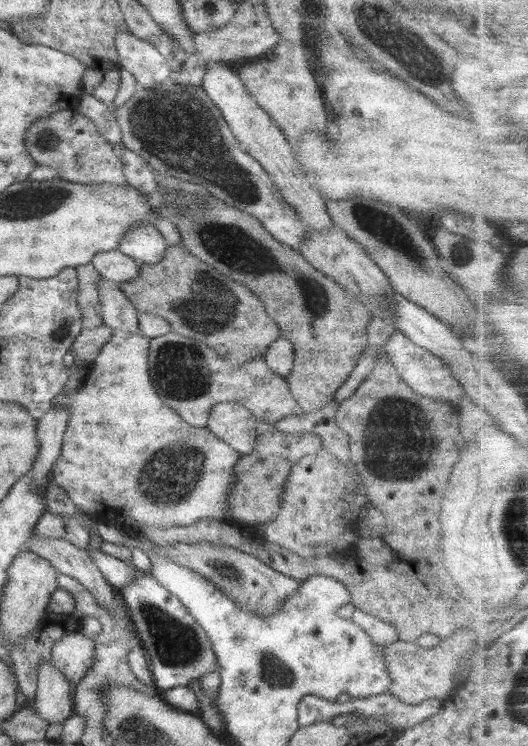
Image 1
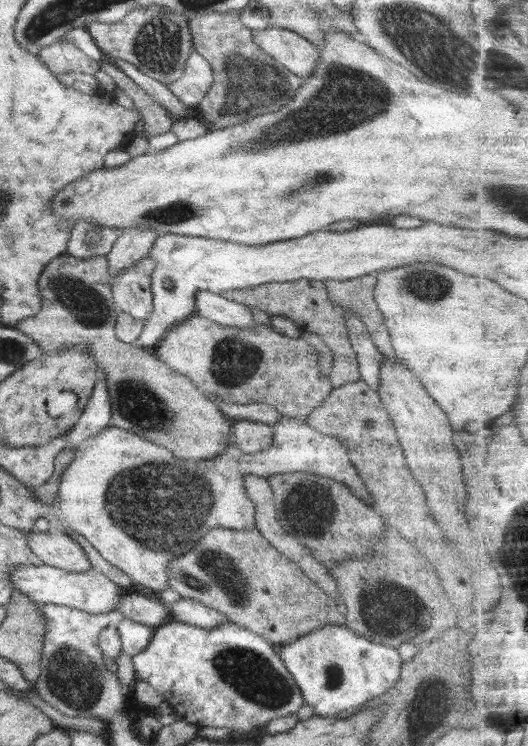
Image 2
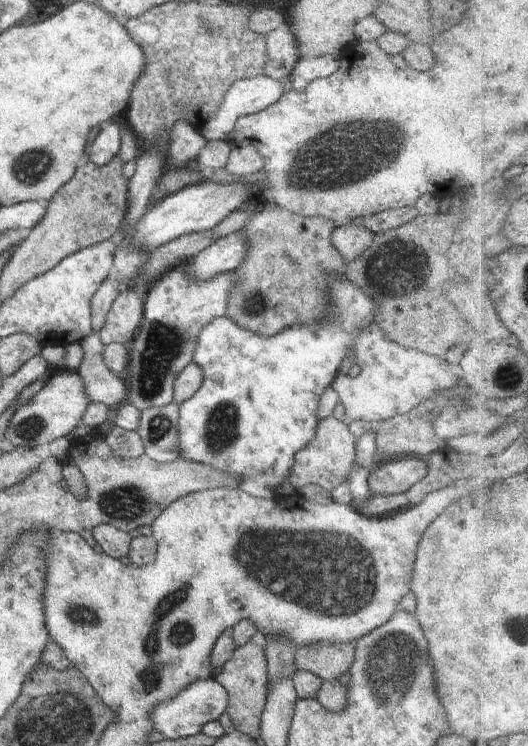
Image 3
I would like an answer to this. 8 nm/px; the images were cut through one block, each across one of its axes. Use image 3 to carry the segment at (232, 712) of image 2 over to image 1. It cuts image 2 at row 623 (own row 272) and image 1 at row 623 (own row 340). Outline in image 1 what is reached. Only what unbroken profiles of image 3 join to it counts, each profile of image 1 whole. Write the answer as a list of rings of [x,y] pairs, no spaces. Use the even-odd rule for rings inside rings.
[[[148,572],[138,574],[134,582],[117,592],[129,610],[137,643],[145,651],[154,684],[160,693],[174,687],[187,687],[192,680],[200,680],[208,672],[219,671],[214,649],[204,629],[178,601],[177,596],[162,588]]]

